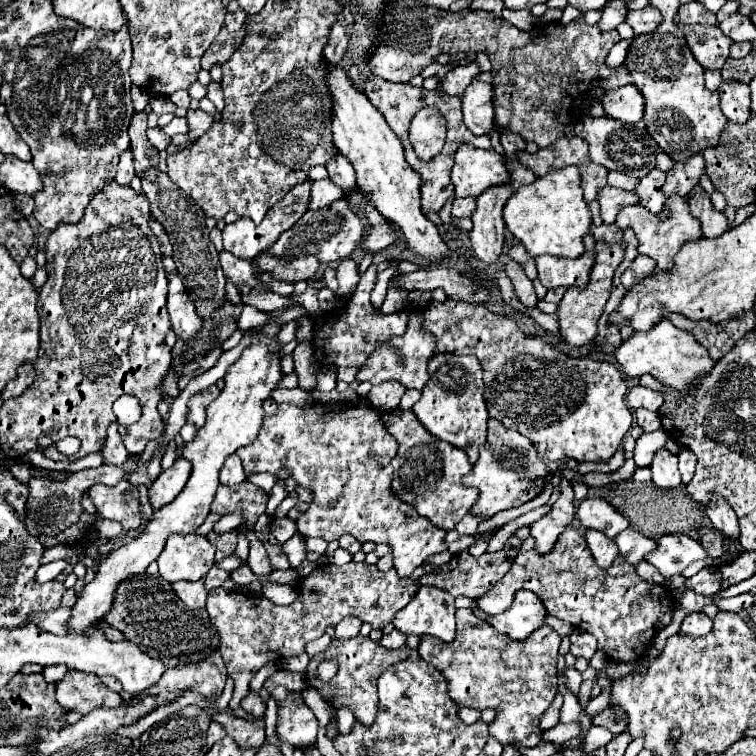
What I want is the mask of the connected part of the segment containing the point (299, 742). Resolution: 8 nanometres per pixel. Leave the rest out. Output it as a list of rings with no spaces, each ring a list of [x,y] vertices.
[[[291,692],[287,702],[279,702],[279,718],[275,734],[279,742],[287,742],[301,750],[315,746],[317,718],[307,708],[299,692]]]

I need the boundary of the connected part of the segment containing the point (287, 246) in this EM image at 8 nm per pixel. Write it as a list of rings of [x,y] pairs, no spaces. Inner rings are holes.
[[[341,198],[341,200],[335,200],[333,204],[329,204],[325,208],[307,210],[297,220],[295,226],[291,226],[287,232],[283,232],[279,236],[279,240],[271,246],[269,252],[275,256],[281,256],[281,258],[301,256],[301,252],[303,252],[303,254],[313,254],[315,258],[319,258],[319,262],[341,260],[341,258],[351,256],[351,252],[363,240],[363,234],[367,234],[365,220],[349,208],[349,202],[345,198]]]

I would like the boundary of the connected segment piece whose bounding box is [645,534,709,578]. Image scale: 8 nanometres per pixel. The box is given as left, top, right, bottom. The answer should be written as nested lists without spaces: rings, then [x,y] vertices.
[[[667,534],[657,540],[657,550],[645,556],[665,578],[681,574],[691,562],[707,560],[707,550],[693,538],[685,534]]]

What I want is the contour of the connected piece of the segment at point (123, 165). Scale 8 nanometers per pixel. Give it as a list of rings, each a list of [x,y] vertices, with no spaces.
[[[127,148],[123,152],[123,158],[119,160],[119,166],[117,166],[117,176],[115,176],[115,182],[119,182],[121,186],[127,186],[131,182],[131,178],[135,176],[133,172],[133,158],[131,158],[131,148]]]

